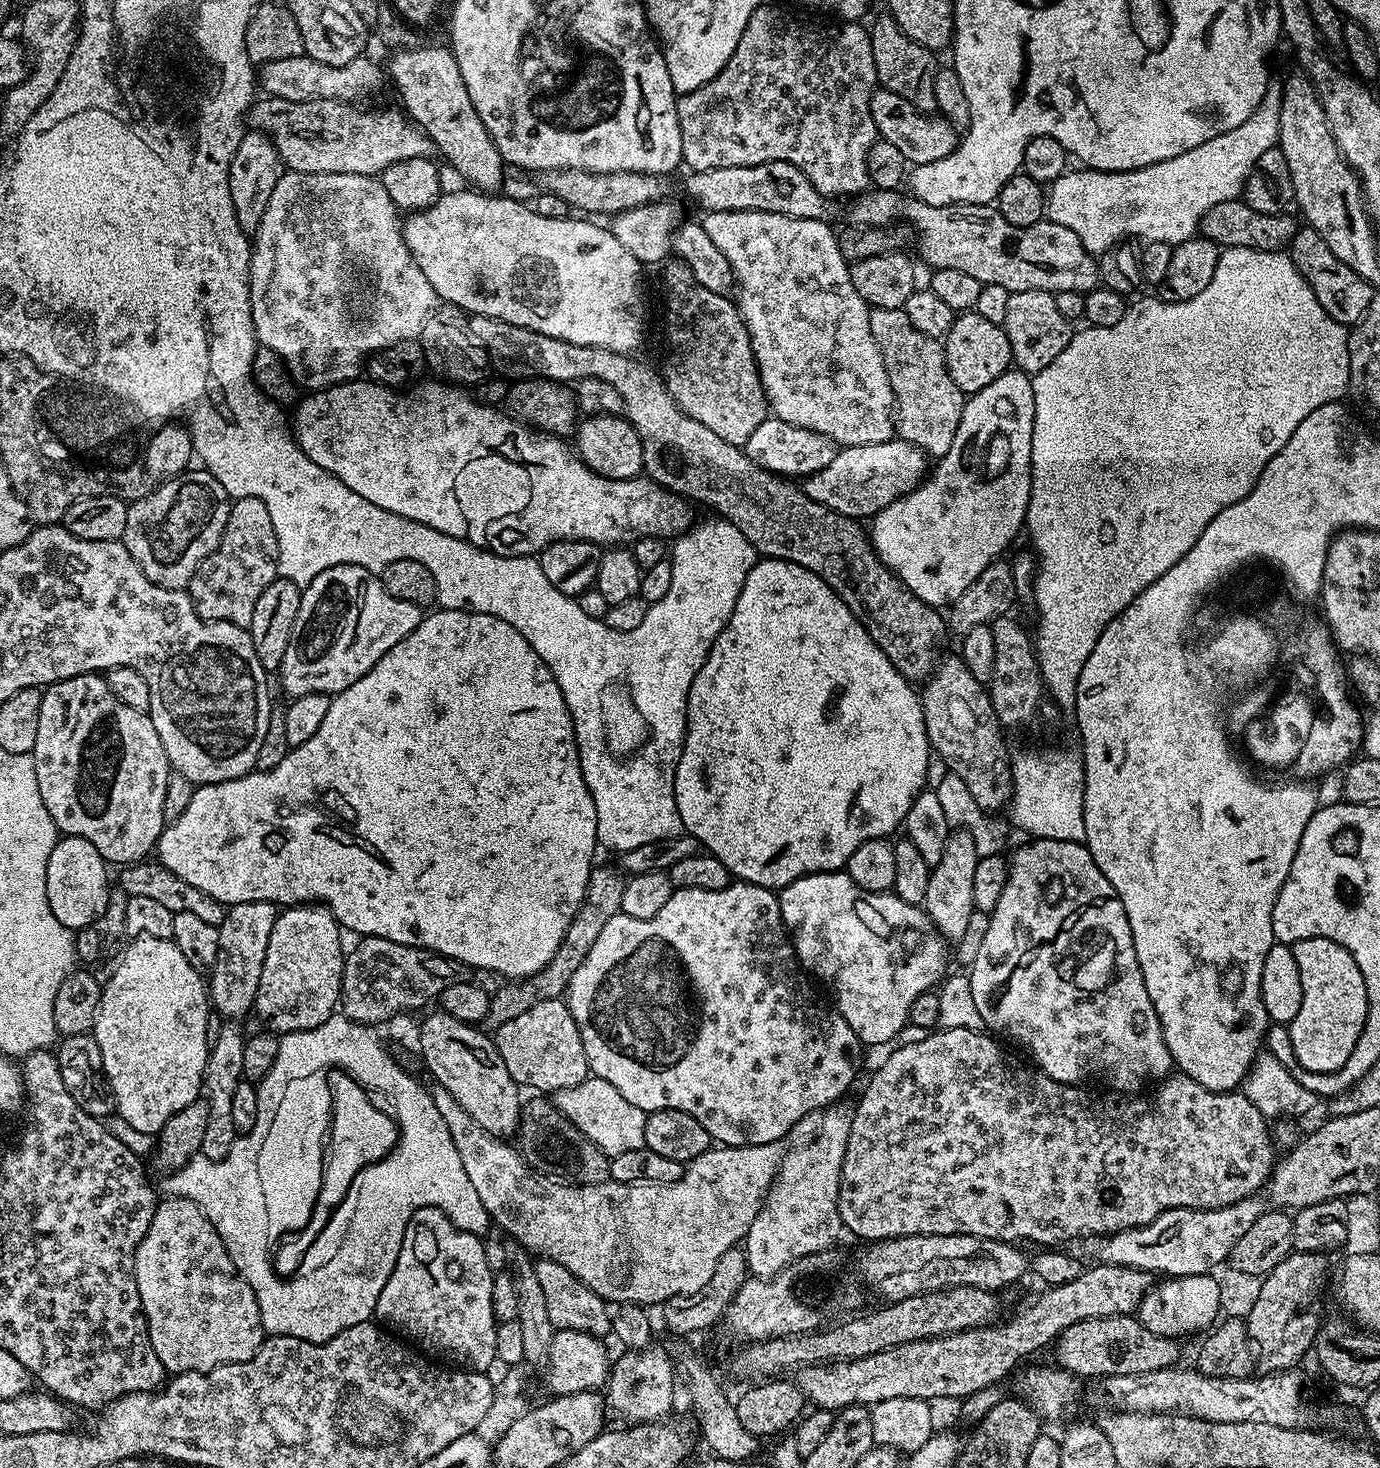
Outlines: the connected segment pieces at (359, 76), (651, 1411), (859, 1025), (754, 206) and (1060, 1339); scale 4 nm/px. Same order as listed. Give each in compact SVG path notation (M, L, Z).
M307 54L294 58L278 58L278 62L263 65L258 72L258 84L265 88L268 96L286 98L290 102L306 102L307 100L342 100L360 102L364 92L376 92L380 83L386 80L385 73L368 60L367 55L354 58L354 62L346 62L346 66L326 66L326 62L318 62Z
M649 1346L640 1351L625 1351L625 1356L615 1357L611 1365L606 1381L606 1408L621 1425L631 1426L634 1424L655 1424L663 1421L664 1416L672 1408L672 1403L676 1400L676 1382L678 1386L678 1376L674 1371L673 1357L664 1348Z
M844 870L810 872L779 889L778 895L784 926L790 933L801 969L817 981L820 979L832 991L836 999L835 1011L846 1018L850 1030L858 1034L861 1045L891 1045L898 1032L909 1023L908 1015L910 1006L914 1006L914 998L923 992L933 991L949 971L949 945L932 925L923 907L902 902L902 898L892 892L862 890L862 886L858 886L858 882L854 882Z
M762 162L758 166L726 166L705 172L692 172L684 180L684 192L697 204L709 212L737 212L738 210L762 210L770 214L786 214L790 218L831 221L833 201L818 194L790 162Z
M1135 1315L1086 1318L1066 1326L1054 1341L1055 1363L1077 1378L1084 1376L1141 1376L1181 1363L1180 1348L1171 1336L1159 1336L1140 1324Z

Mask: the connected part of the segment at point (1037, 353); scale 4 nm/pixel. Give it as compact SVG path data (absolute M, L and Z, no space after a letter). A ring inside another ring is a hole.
M1042 290L1013 292L1002 327L1010 342L1015 367L1029 374L1046 370L1046 366L1066 350L1074 335L1073 325L1058 310L1055 295Z

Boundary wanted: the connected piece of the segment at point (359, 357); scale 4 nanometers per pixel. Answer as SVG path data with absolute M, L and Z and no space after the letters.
M285 171L278 178L278 186L274 186L274 194L270 194L270 202L266 202L266 214L262 214L262 222L254 234L251 246L250 310L257 341L263 347L274 350L274 354L282 358L282 362L287 366L289 374L297 385L304 387L305 384L308 390L330 388L333 384L344 384L348 380L357 379L366 361L373 354L381 352L383 348L391 348L401 342L412 342L419 338L426 322L438 307L434 286L430 286L422 266L418 266L414 254L410 254L404 241L401 213L390 198L390 194L386 194L386 186L382 186L379 178L374 176Z

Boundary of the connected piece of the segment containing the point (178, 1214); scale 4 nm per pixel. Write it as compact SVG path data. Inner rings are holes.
M164 1198L157 1203L156 1213L150 1222L150 1230L146 1230L146 1238L142 1238L142 1242L136 1248L134 1274L138 1282L138 1294L142 1298L142 1310L148 1323L150 1346L154 1346L154 1354L158 1354L162 1366L169 1373L209 1372L223 1364L237 1364L256 1357L256 1352L266 1339L266 1333L258 1314L258 1300L254 1298L254 1290L250 1290L248 1283L237 1274L230 1254L226 1254L226 1246L222 1246L222 1238L218 1238L218 1230L210 1226L210 1218L206 1218L206 1214L202 1214L202 1210L194 1202L183 1198Z

